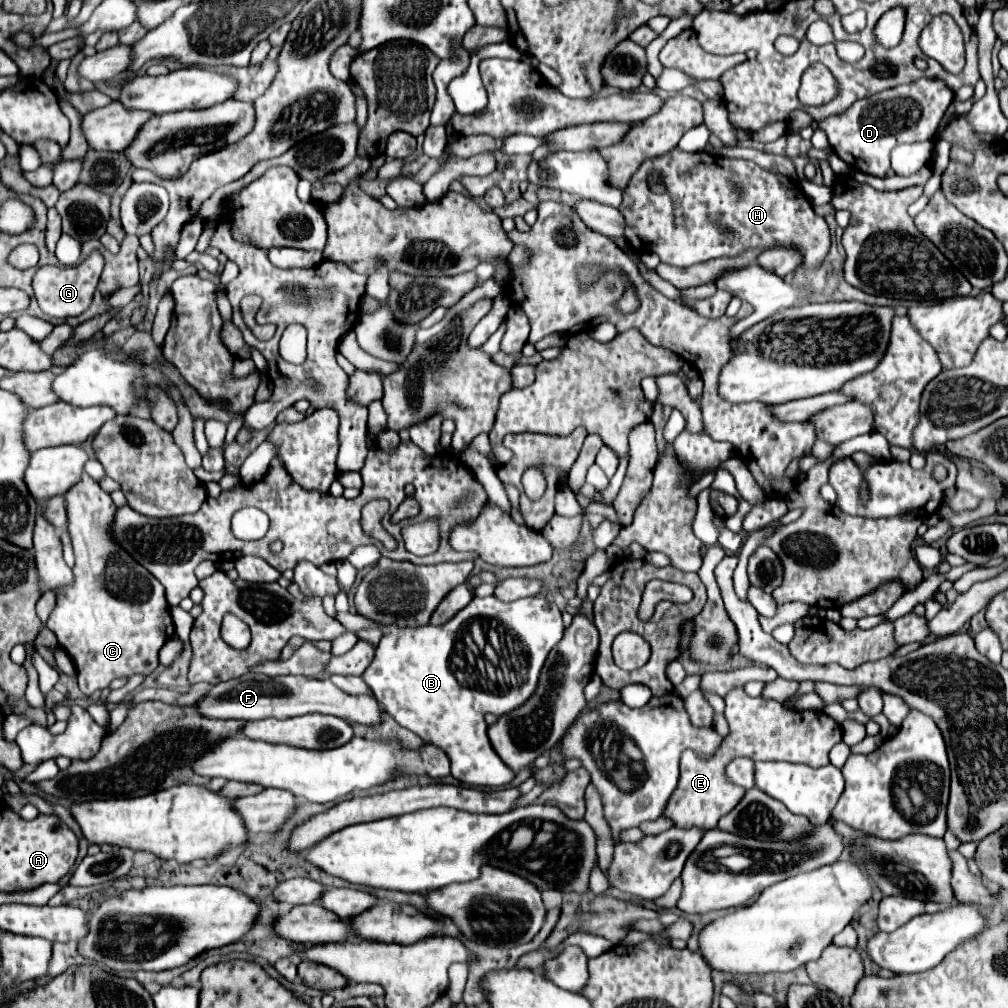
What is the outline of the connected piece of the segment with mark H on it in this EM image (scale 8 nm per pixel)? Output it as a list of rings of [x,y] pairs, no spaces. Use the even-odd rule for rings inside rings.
[[[674,148],[664,156],[644,160],[624,190],[624,202],[620,204],[620,212],[626,220],[624,238],[638,254],[654,252],[660,256],[662,262],[680,268],[710,262],[716,258],[734,258],[752,248],[770,250],[776,246],[788,246],[798,250],[802,254],[800,266],[814,268],[826,260],[830,250],[830,230],[826,220],[814,214],[812,204],[794,180],[782,174],[768,172],[750,160],[732,160],[712,156],[708,152],[684,152]],[[650,170],[658,170],[660,174],[664,174],[664,194],[654,194],[648,188],[646,176]]]

